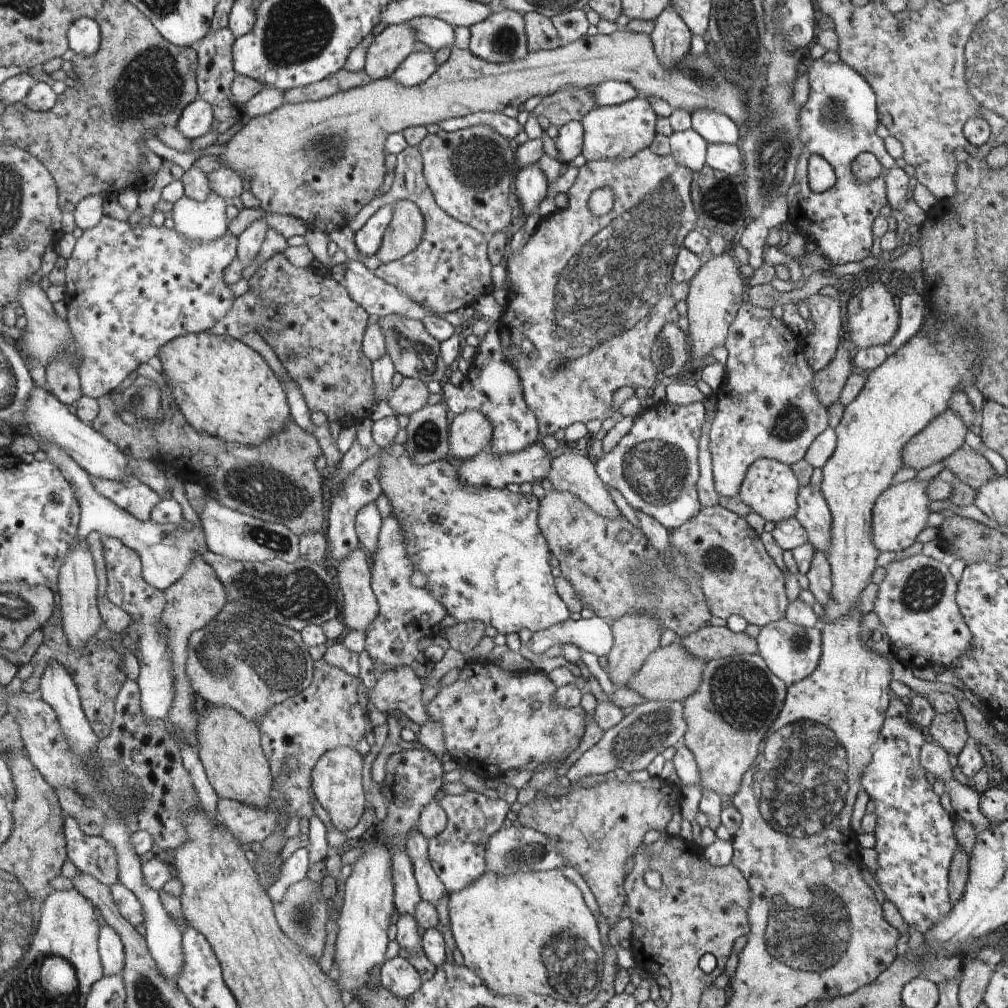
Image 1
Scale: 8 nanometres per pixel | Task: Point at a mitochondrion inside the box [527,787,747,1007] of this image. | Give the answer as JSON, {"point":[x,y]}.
{"point":[570,965]}

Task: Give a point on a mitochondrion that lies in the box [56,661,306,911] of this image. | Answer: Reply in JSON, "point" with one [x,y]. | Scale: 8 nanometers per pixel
{"point":[114,784]}

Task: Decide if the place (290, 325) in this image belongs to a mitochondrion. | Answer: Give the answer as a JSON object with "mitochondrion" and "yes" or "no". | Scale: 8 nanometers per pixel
{"mitochondrion":"no"}

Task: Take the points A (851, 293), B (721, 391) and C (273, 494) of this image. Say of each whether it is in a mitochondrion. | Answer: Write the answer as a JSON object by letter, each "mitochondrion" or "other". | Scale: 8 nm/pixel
{"A":"other","B":"other","C":"mitochondrion"}

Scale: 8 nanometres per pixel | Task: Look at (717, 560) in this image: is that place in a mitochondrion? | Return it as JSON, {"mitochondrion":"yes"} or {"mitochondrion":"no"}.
{"mitochondrion":"yes"}

